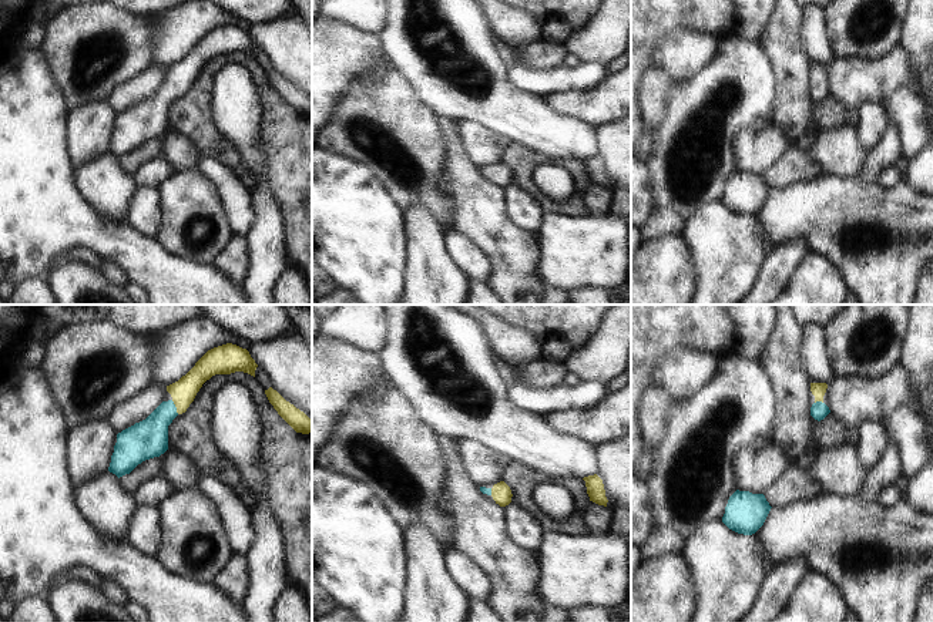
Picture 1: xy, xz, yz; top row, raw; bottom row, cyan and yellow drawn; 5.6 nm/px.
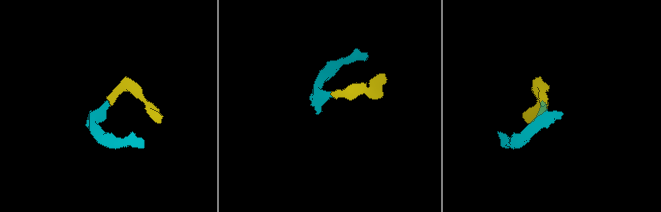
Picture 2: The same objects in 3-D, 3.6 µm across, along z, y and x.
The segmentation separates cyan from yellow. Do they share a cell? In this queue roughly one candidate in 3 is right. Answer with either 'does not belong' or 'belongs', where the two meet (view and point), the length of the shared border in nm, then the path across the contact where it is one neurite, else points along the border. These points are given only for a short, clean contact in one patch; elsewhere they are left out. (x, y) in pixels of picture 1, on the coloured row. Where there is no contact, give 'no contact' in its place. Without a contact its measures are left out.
belongs; contact xy (175, 407); length 90 nm; way xy (148, 439), (154, 427), (175, 407), (181, 400), (183, 392)

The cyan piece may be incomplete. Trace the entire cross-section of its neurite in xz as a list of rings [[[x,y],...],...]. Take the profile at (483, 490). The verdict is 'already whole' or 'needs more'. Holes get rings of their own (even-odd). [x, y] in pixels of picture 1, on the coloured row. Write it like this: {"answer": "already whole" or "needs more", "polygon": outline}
{"answer": "needs more", "polygon": [[[504,481],[494,484],[491,488],[480,487],[480,491],[483,494],[491,495],[496,504],[500,507],[506,507],[511,502],[513,494]]]}

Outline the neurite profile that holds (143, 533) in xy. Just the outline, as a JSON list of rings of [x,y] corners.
[[[150,505],[138,507],[128,522],[125,542],[140,554],[155,559],[160,538],[158,510]]]

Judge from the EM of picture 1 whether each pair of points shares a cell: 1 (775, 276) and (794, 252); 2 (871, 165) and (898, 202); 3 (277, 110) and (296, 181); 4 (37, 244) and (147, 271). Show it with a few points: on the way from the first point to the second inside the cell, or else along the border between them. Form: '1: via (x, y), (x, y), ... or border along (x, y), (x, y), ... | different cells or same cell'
1: via (775, 271), (788, 258) | same cell
2: border along (858, 178), (875, 182) | different cells
3: via (279, 127), (296, 148), (296, 164) | same cell
4: via (64, 238), (97, 238), (104, 242), (120, 244) | same cell

